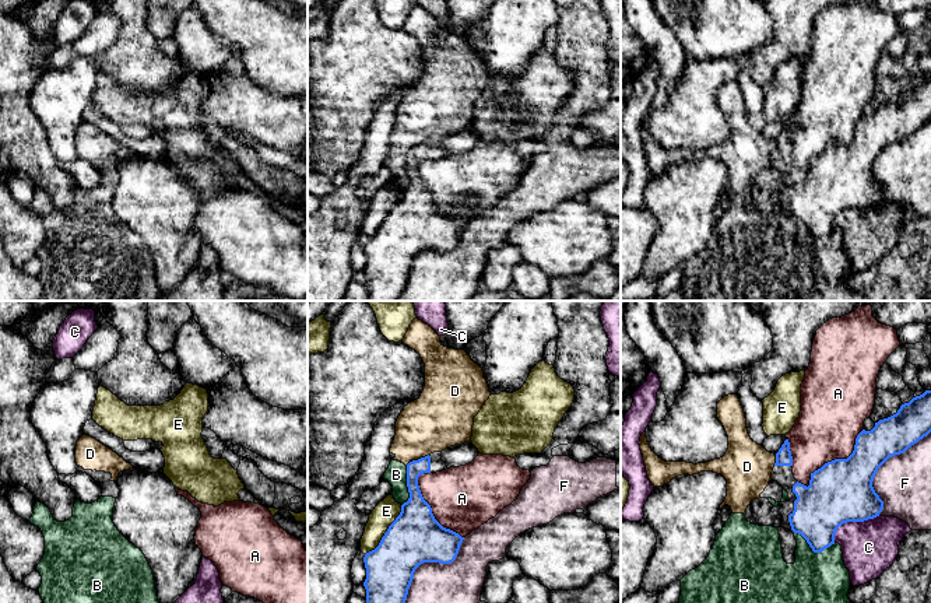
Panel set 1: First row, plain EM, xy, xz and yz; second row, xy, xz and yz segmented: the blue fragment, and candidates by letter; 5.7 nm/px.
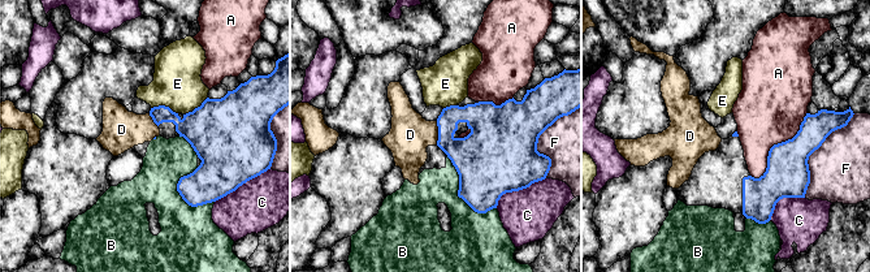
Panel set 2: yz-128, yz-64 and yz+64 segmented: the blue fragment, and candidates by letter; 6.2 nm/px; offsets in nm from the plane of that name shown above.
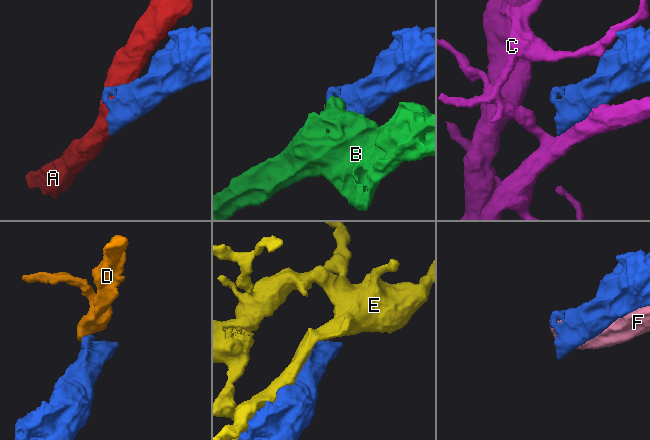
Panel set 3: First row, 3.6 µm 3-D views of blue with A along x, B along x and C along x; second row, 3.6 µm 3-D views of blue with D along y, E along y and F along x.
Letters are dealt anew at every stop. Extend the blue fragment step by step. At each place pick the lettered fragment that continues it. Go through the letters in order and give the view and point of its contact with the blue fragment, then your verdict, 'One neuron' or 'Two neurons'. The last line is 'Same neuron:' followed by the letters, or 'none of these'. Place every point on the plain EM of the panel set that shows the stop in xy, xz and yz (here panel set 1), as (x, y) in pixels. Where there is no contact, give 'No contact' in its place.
A: Touches blue at yz (832, 147). Two neurons
B: Touches blue at yz (812, 237). Two neurons
C: Touches blue at yz (852, 207). Two neurons
D: Touches blue at xz (418, 146). Two neurons
E: Touches blue at xz (386, 218). Two neurons
F: Touches blue at xz (424, 248). Two neurons
Same neuron: none of these

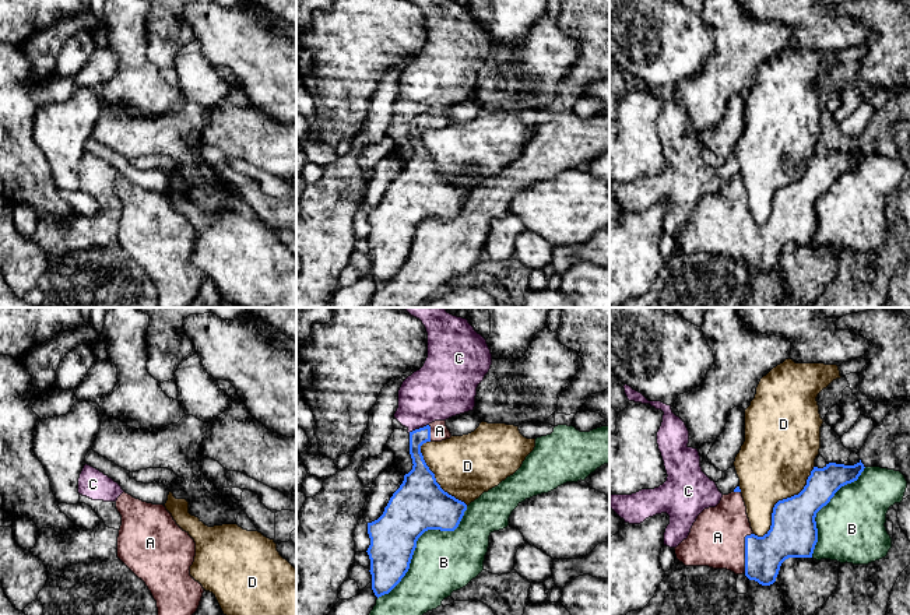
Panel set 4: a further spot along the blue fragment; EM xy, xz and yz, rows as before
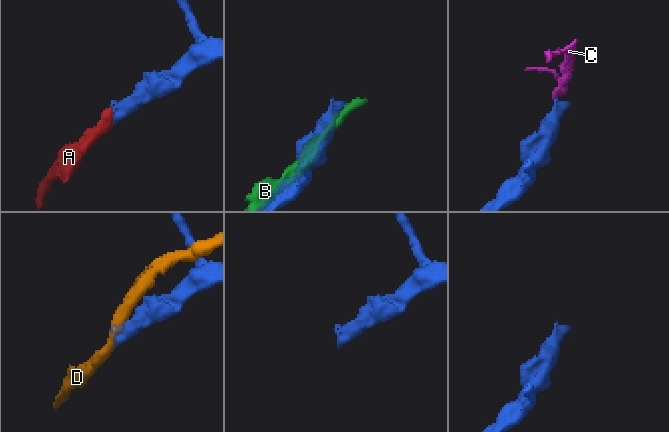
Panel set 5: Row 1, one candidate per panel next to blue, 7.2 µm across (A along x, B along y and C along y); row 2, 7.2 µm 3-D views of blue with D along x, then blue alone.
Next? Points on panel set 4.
A: Touches blue at yz (745, 238). One neuron
B: Touches blue at xz (417, 227). Two neurons
C: Touches blue at xz (420, 115). Two neurons
D: Touches blue at yz (780, 187). Two neurons
Same neuron: A

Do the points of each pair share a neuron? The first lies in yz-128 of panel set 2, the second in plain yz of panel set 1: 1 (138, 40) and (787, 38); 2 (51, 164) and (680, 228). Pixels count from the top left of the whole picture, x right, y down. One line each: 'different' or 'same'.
1: different
2: same

